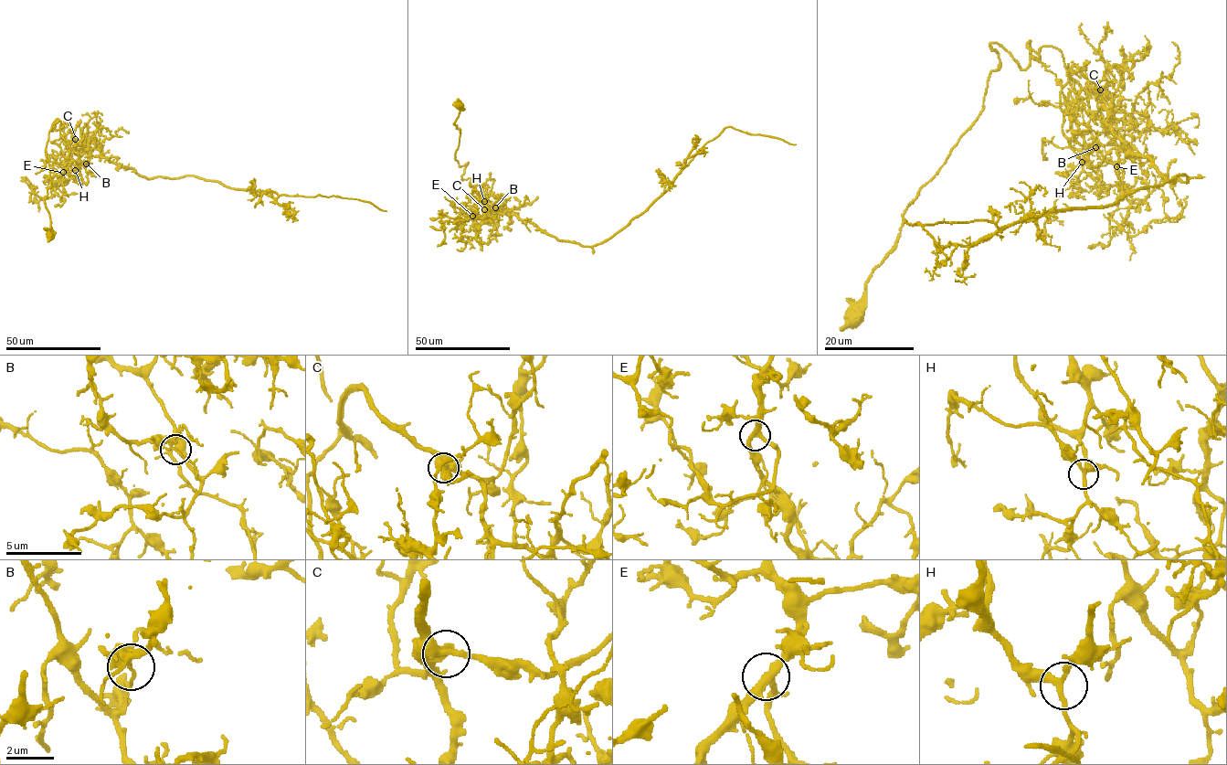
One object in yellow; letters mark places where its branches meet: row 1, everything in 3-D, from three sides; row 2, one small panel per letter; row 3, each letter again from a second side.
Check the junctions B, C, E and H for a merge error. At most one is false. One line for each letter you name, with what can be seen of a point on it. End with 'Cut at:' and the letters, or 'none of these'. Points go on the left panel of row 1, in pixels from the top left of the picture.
B: (86, 164)
Cut at: B

